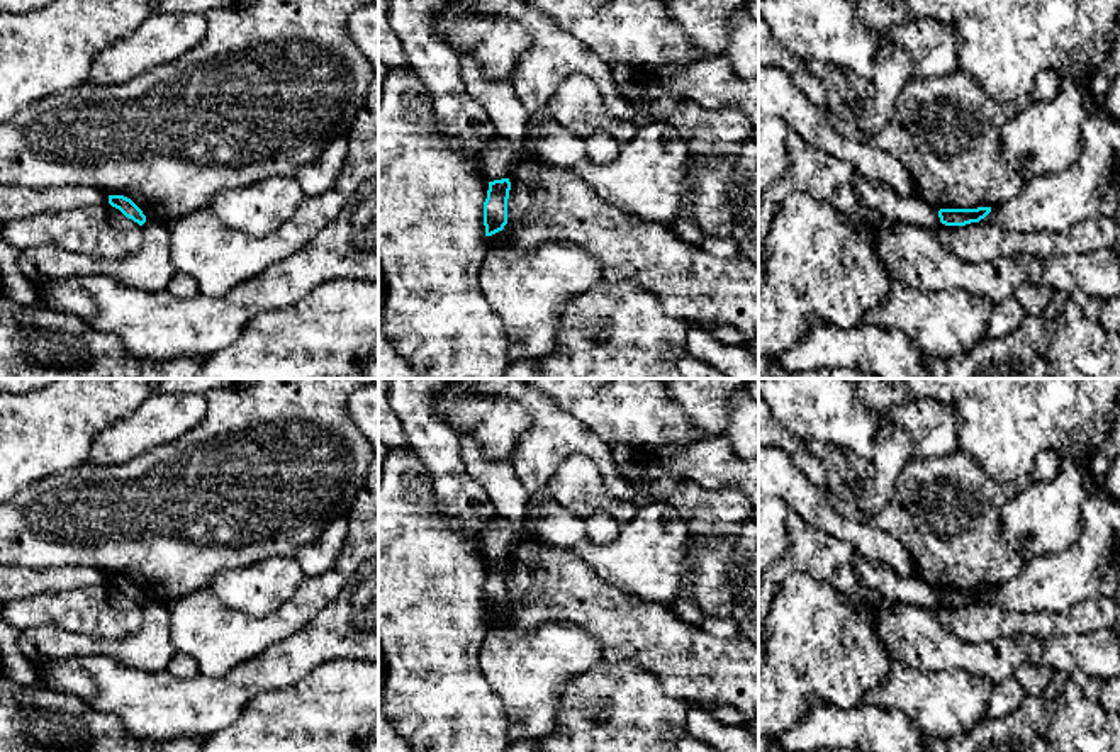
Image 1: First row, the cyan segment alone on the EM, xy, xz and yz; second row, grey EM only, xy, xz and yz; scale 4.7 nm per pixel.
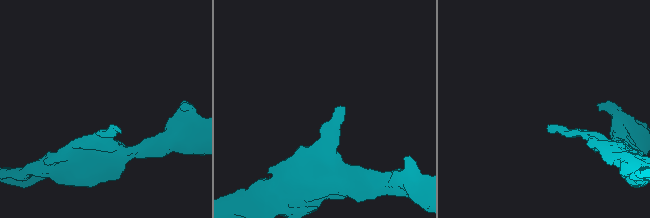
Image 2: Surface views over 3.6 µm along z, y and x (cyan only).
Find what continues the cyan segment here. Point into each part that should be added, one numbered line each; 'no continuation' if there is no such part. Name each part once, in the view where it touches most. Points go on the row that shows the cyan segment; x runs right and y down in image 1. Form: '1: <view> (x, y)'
no continuation

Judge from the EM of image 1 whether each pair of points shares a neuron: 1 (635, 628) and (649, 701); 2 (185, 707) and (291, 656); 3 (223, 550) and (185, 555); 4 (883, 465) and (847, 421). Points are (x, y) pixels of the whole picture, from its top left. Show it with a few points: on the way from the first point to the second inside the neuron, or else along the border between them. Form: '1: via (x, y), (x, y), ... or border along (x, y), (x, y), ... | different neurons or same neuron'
1: border along (604, 657), (647, 669), (669, 696) | different neurons
2: via (211, 703), (219, 701), (246, 679), (265, 673) | same neuron
3: via (214, 550), (194, 550) | same neuron
4: border along (881, 418), (876, 448), (868, 457), (834, 445) | different neurons

